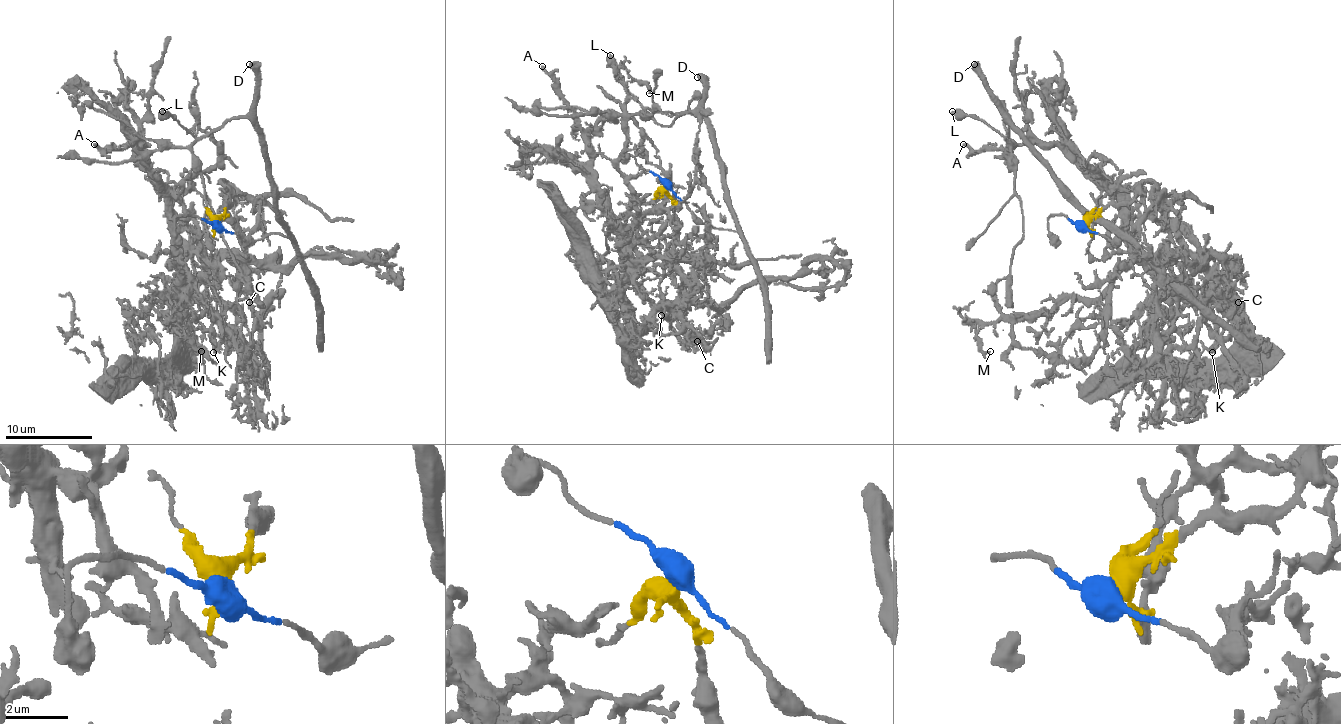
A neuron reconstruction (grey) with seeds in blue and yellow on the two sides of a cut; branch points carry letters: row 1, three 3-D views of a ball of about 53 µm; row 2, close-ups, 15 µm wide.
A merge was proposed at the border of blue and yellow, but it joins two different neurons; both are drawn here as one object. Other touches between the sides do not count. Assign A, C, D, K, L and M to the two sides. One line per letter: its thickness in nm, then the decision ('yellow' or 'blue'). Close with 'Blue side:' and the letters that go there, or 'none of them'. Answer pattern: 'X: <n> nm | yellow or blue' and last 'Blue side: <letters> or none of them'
A: 240 nm | yellow
C: 320 nm | yellow
D: 480 nm | blue
K: 320 nm | yellow
L: 650 nm | blue
M: 190 nm | yellow
Blue side: D, L

